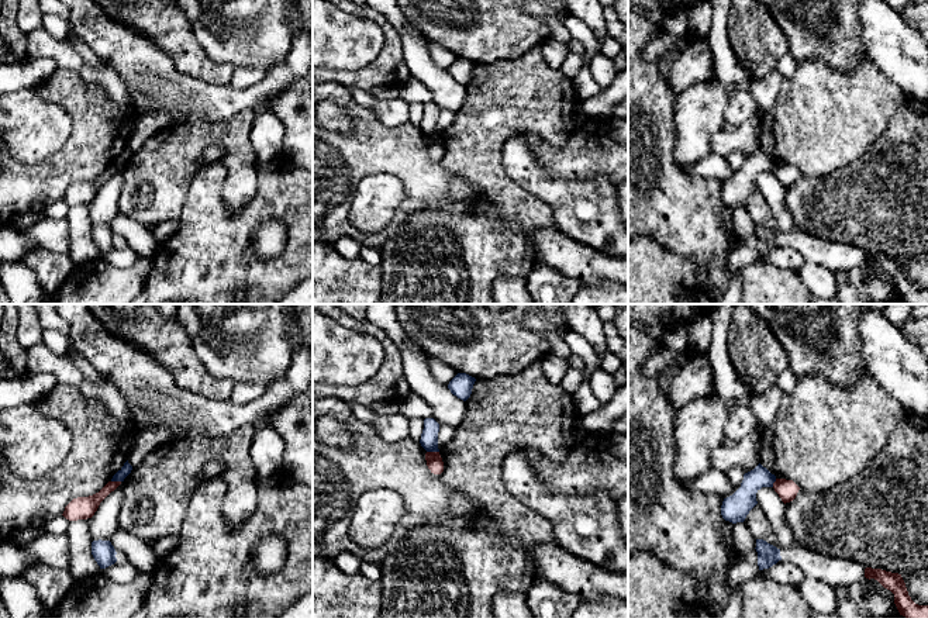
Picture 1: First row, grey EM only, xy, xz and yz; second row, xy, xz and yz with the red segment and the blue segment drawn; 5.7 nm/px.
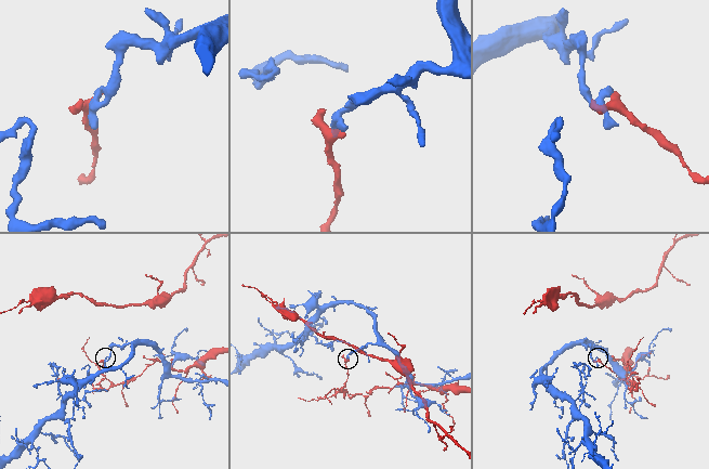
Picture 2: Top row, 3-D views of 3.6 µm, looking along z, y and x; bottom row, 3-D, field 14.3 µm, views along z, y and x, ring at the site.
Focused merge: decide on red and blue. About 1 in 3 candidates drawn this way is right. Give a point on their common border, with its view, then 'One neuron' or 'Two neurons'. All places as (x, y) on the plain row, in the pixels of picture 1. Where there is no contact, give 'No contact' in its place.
Touches red at xz (433, 137). Two neurons

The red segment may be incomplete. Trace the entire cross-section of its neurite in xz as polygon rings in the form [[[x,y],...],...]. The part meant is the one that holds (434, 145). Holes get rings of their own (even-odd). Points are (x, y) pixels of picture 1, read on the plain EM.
[[[427,137],[425,145],[431,158],[441,159],[444,156],[444,146],[439,137]]]

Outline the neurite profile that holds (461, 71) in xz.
[[[458,58],[448,69],[448,73],[453,80],[458,83],[466,86],[470,79],[476,63],[466,59],[466,58]]]

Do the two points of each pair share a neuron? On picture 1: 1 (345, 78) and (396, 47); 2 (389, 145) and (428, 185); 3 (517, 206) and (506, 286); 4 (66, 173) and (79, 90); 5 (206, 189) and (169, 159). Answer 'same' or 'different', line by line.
1: same
2: same
3: different
4: same
5: different

